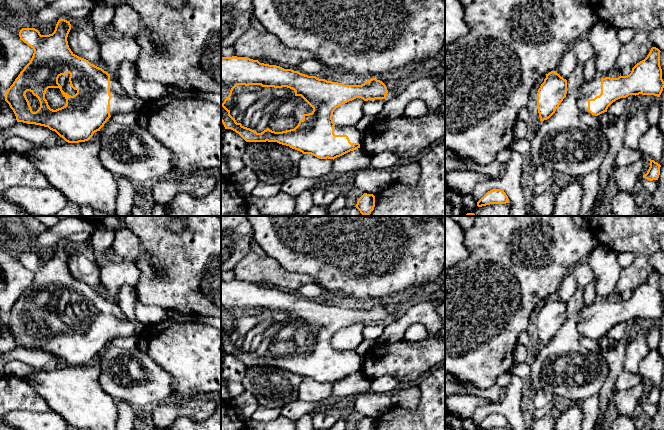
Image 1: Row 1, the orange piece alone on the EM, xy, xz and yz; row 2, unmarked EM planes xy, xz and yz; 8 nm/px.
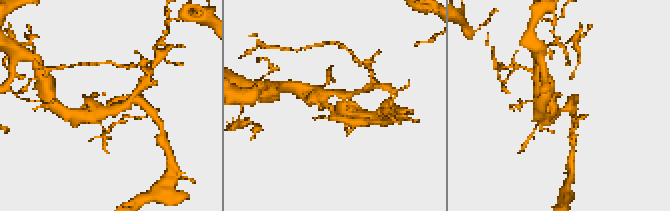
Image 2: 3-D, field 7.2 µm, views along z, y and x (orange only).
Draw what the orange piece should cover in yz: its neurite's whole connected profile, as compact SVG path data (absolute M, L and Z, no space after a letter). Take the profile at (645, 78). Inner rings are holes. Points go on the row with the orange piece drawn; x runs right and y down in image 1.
M652 47L647 57L637 63L627 76L594 78L589 83L582 83L577 98L579 111L598 116L607 112L613 102L629 95L660 97L664 88L660 52Z

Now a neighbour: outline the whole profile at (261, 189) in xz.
M258 181L251 191L251 195L261 198L269 198L280 192L281 184L269 185L262 181Z

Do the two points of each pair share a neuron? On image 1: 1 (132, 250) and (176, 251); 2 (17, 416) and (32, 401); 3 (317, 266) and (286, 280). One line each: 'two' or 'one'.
1: two
2: two
3: two

